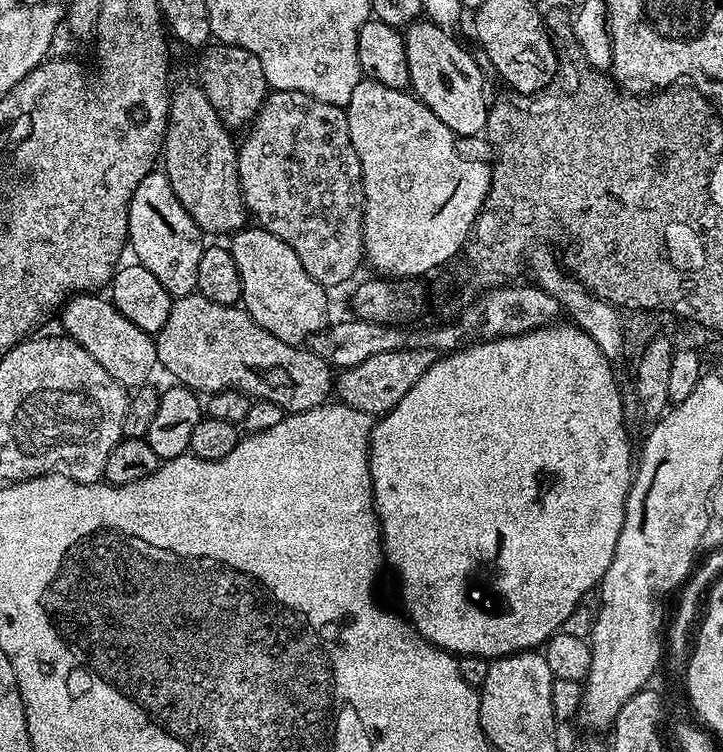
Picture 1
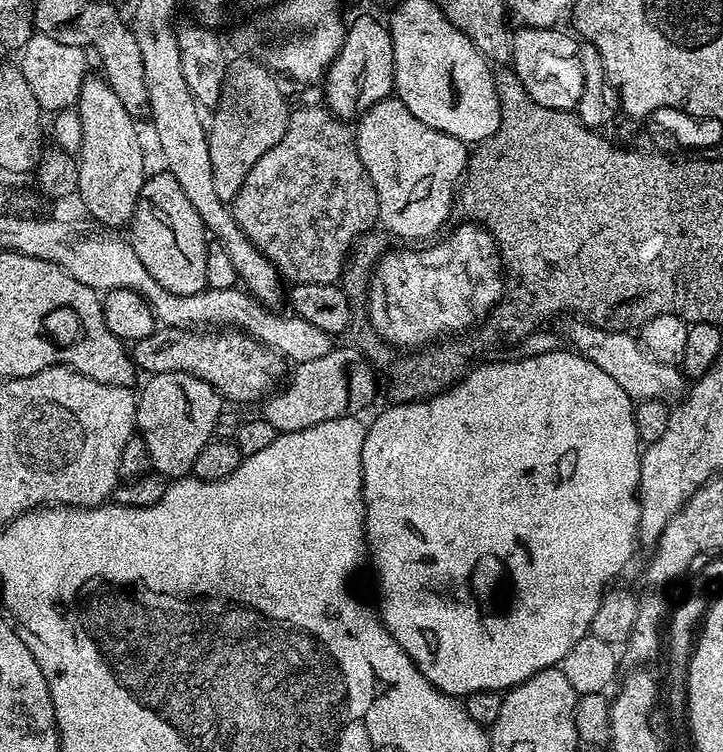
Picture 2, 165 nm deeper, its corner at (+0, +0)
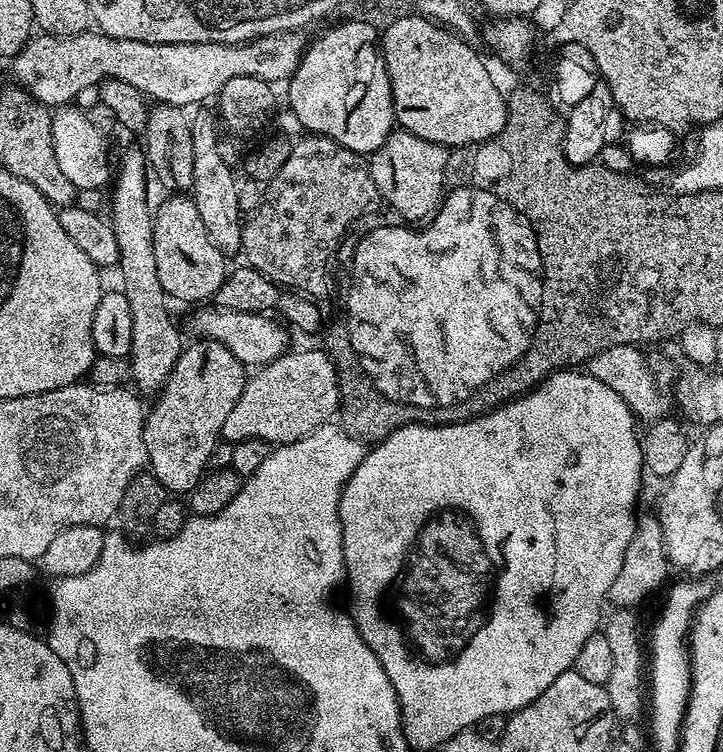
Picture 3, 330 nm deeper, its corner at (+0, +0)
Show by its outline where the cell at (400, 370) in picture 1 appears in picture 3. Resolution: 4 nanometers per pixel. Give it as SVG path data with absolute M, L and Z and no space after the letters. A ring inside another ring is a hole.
M289 350L253 371L256 373L245 379L242 398L234 402L234 410L230 410L226 422L222 422L221 437L233 444L243 440L265 440L270 446L279 446L298 442L298 438L329 423L340 406L340 384L336 365L327 351L319 350Z

